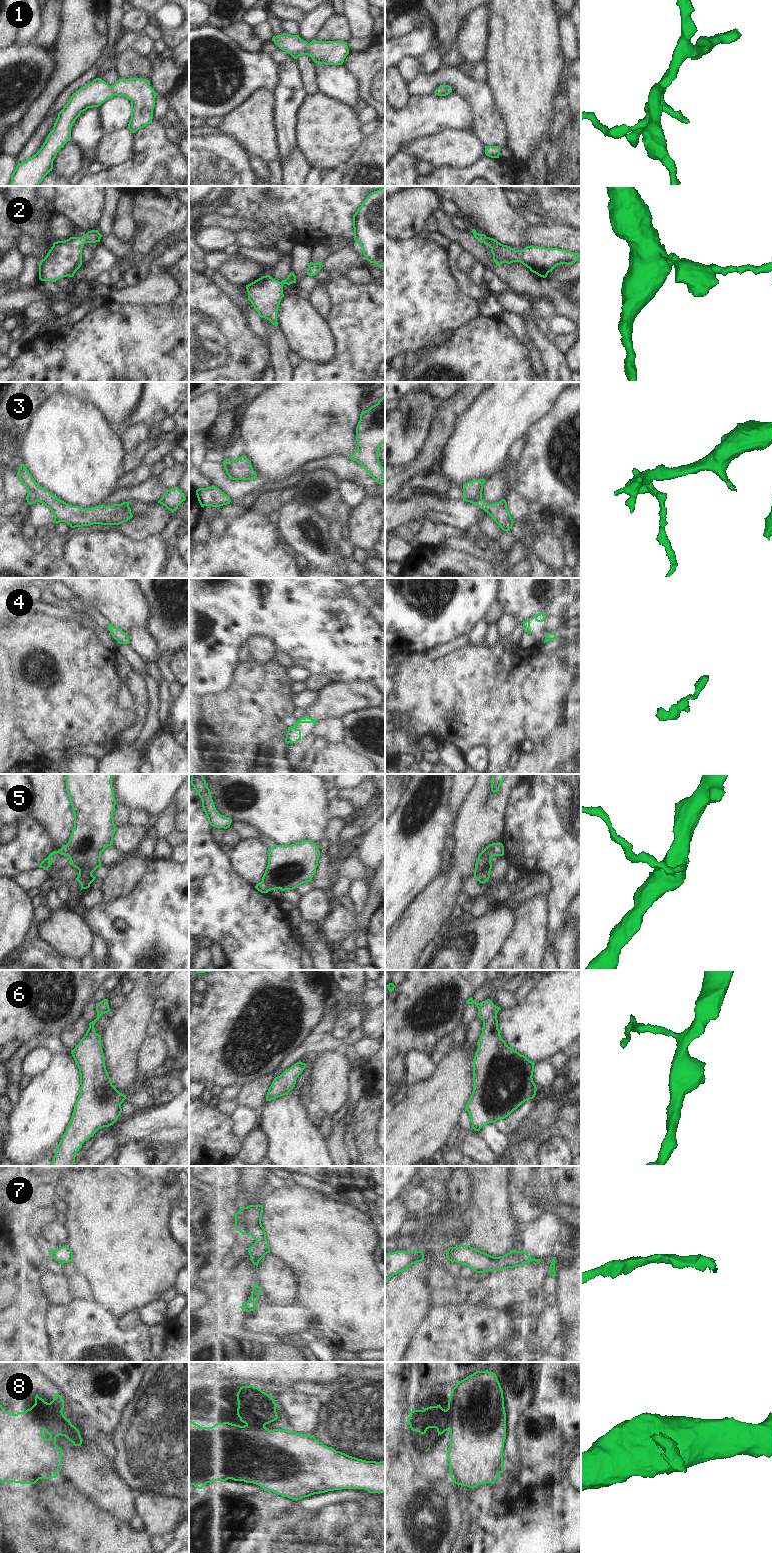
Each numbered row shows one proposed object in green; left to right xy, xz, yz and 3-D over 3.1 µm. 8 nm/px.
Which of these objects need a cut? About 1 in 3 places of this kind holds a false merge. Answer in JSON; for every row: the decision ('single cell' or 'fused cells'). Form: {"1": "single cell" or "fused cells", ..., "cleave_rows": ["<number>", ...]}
{"1": "single cell", "2": "single cell", "3": "fused cells", "4": "single cell", "5": "fused cells", "6": "single cell", "7": "single cell", "8": "fused cells", "cleave_rows": ["3", "5", "8"]}

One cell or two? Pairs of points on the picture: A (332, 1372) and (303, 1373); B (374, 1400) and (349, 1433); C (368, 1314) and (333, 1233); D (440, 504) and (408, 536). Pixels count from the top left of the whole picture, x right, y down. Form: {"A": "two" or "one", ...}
{"A": "one", "B": "one", "C": "one", "D": "two"}

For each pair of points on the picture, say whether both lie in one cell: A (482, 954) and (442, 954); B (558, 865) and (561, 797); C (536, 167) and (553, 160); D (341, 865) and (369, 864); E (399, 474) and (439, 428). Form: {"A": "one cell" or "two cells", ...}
{"A": "one cell", "B": "one cell", "C": "two cells", "D": "two cells", "E": "one cell"}

